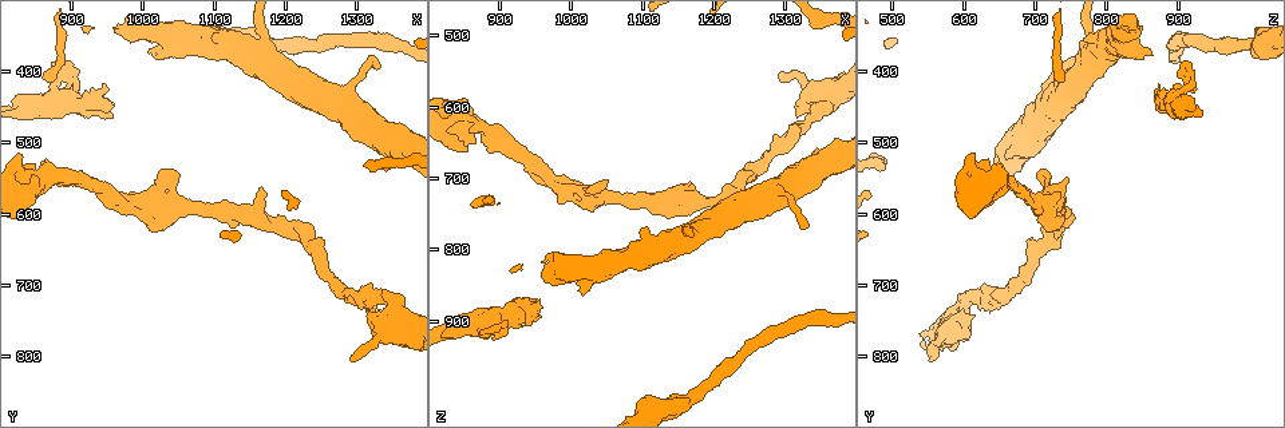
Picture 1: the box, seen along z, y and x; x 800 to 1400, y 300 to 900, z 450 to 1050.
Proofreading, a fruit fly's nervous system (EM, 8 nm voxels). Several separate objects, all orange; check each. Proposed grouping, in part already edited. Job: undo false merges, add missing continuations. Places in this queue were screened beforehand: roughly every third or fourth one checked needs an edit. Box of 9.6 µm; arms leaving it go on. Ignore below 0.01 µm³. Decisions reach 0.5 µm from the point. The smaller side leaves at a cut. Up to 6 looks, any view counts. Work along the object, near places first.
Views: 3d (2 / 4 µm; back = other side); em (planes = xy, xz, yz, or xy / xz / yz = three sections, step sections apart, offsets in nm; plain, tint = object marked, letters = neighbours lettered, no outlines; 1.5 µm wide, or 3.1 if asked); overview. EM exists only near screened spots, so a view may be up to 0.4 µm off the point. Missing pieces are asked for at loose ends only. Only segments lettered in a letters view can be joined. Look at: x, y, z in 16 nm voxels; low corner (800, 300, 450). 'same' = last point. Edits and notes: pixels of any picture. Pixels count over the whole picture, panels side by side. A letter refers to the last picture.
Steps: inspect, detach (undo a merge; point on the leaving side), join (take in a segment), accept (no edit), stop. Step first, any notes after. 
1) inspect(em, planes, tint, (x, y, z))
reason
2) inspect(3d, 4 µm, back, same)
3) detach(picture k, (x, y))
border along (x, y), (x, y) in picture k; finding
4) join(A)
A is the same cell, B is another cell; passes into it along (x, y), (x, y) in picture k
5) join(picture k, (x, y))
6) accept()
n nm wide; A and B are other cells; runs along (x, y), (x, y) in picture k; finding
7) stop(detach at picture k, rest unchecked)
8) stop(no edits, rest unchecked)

inspect(em, planes, letters, (1290, 805, 560))

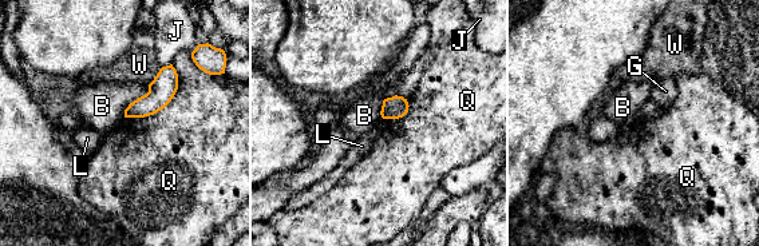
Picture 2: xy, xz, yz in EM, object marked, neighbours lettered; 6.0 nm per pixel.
accept()
120 nm wide; Q touches over 440 nm; B, G, J, L, Q and W are other cells; none of them fits

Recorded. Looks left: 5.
inspect(3d, 2 µm, (960, 465, 895))
stops while still wide

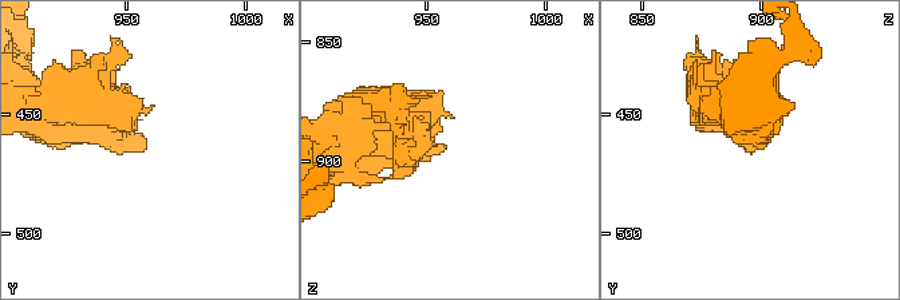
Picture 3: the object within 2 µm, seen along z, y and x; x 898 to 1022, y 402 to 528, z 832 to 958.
inspect(em, planes, letters, (957, 463, 895))

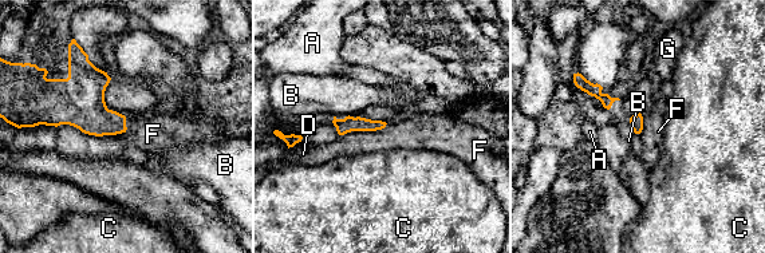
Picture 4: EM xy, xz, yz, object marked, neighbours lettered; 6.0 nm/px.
accept()
A, B, C, D, F and G are other cells; border along (387, 123), (339, 135) in picture 4; none of them fits

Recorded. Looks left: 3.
inspect(3d, 2 µm, (1015, 375, 860))

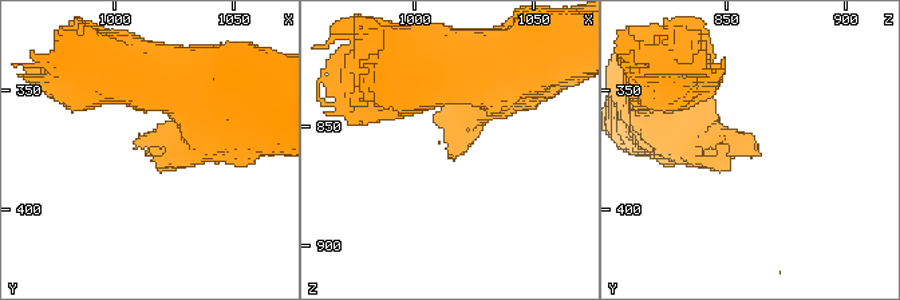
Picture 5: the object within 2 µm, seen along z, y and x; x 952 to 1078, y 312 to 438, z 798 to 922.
inspect(em, planes, letters, (1014, 376, 862))

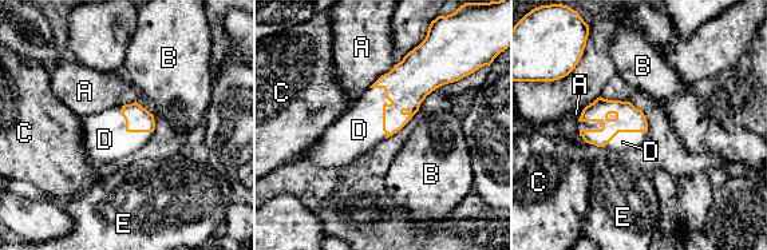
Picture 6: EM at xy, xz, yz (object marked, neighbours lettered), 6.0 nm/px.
join(picture 6, (359, 130))
D is the same cell, A, B, C and E are other cells; it goes on there

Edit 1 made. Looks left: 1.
stop(join at picture 6, rest unchecked)

